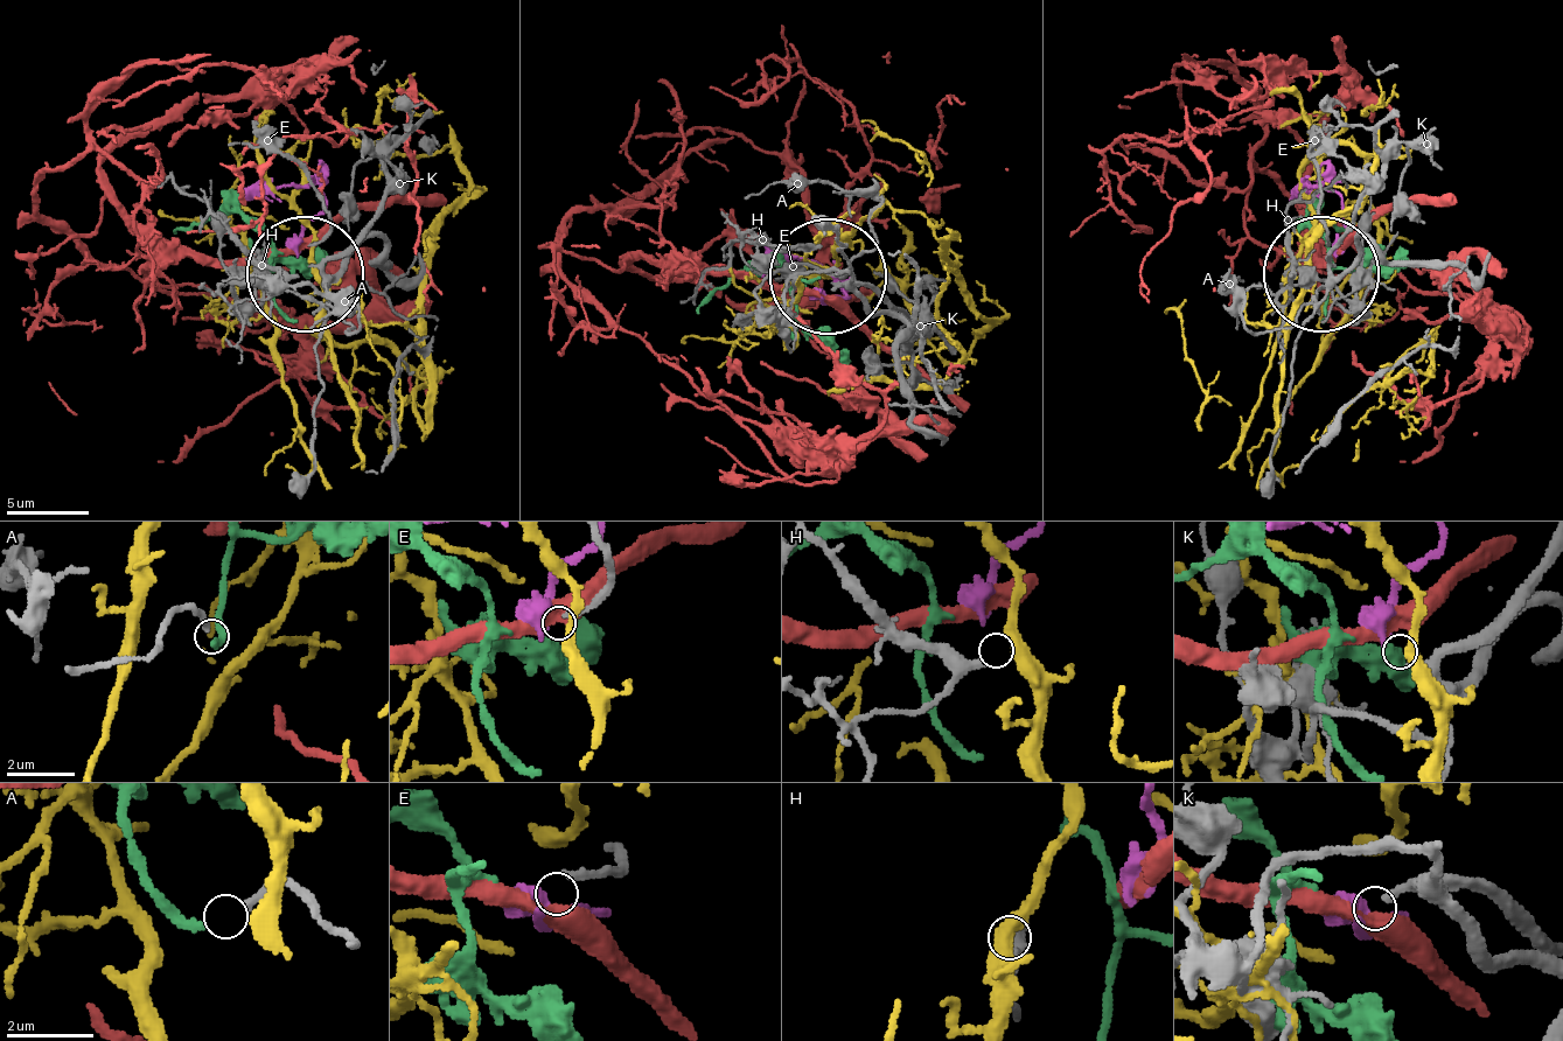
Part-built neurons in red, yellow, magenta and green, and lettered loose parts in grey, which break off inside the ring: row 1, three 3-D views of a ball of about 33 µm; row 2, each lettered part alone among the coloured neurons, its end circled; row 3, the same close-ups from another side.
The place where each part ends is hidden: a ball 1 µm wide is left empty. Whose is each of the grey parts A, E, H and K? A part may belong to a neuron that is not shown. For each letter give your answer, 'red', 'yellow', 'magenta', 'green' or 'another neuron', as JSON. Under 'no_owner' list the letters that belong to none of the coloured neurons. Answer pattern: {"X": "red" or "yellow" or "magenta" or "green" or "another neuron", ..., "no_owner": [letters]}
{"A": "another neuron", "E": "another neuron", "H": "yellow", "K": "magenta", "no_owner": ["A", "E"]}

